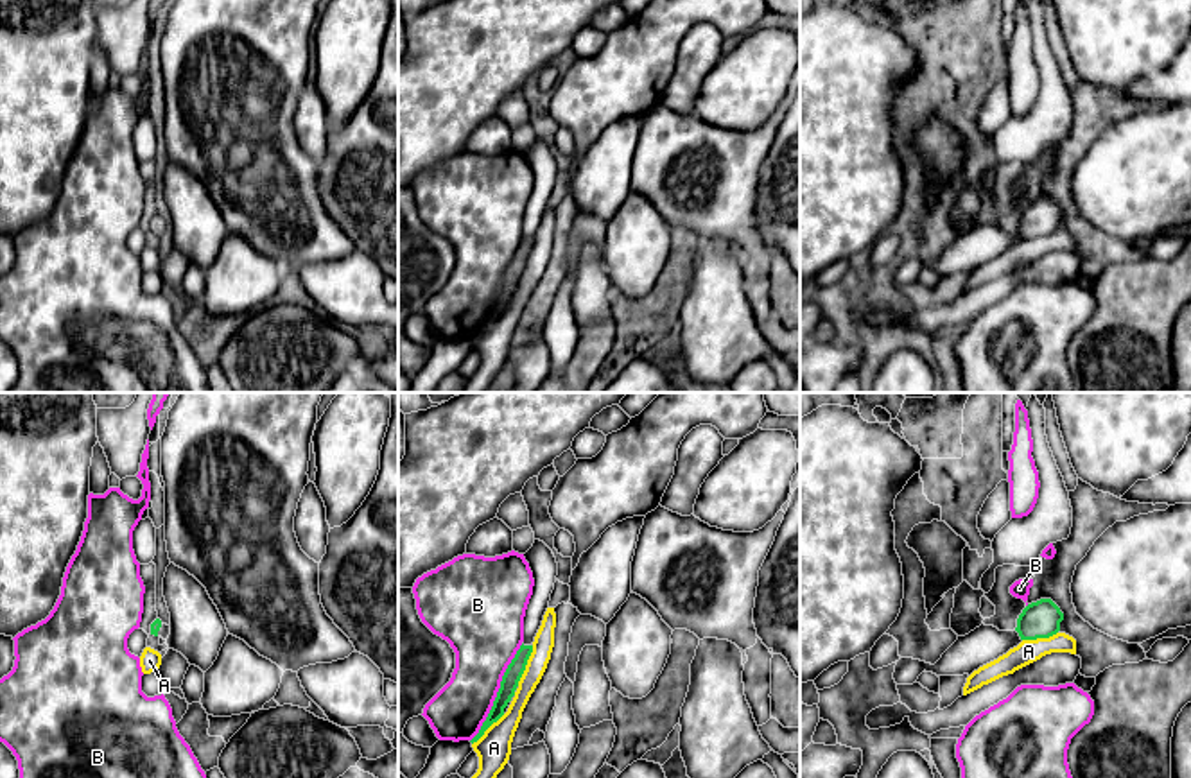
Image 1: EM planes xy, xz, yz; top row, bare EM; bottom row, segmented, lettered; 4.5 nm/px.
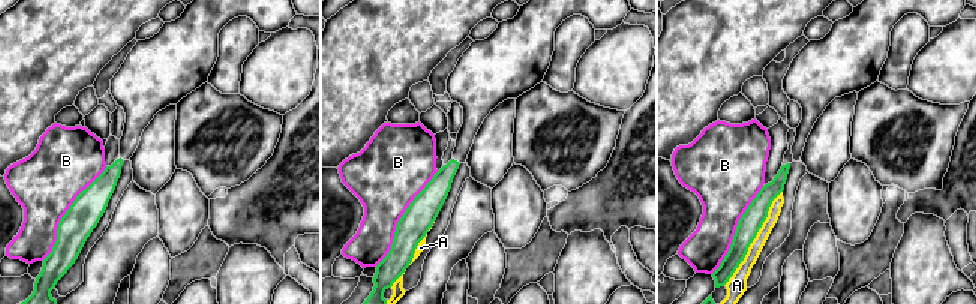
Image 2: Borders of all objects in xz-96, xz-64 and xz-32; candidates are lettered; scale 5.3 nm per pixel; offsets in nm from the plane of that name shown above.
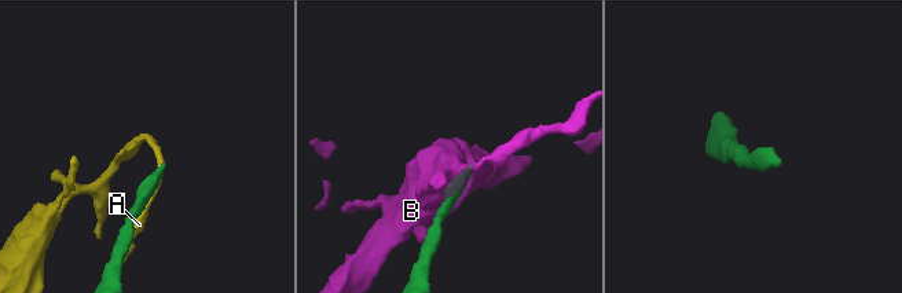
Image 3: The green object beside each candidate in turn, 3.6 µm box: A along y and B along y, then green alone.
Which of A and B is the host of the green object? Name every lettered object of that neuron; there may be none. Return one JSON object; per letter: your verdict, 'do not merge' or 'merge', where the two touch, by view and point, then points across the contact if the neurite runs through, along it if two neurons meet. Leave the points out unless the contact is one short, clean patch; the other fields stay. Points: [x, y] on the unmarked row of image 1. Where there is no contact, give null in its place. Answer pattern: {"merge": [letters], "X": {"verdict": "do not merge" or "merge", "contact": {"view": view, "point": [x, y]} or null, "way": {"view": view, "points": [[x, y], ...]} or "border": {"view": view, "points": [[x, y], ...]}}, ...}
{"merge": [], "A": {"verdict": "do not merge", "contact": {"view": "xz", "point": [526, 262]}}, "B": {"verdict": "do not merge", "contact": {"view": "xz", "point": [497, 291]}}}

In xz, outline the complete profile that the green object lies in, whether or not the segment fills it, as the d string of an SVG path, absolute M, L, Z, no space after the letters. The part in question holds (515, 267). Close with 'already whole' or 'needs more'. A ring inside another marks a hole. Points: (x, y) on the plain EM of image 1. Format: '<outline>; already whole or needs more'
M524 242L517 249L515 256L511 258L511 262L508 264L508 267L502 274L500 287L497 290L497 296L493 299L493 305L491 305L486 319L482 321L479 332L470 339L472 342L477 341L484 333L484 330L504 314L504 307L515 294L515 289L526 269L531 251L533 251L533 244L524 244Z; already whole

